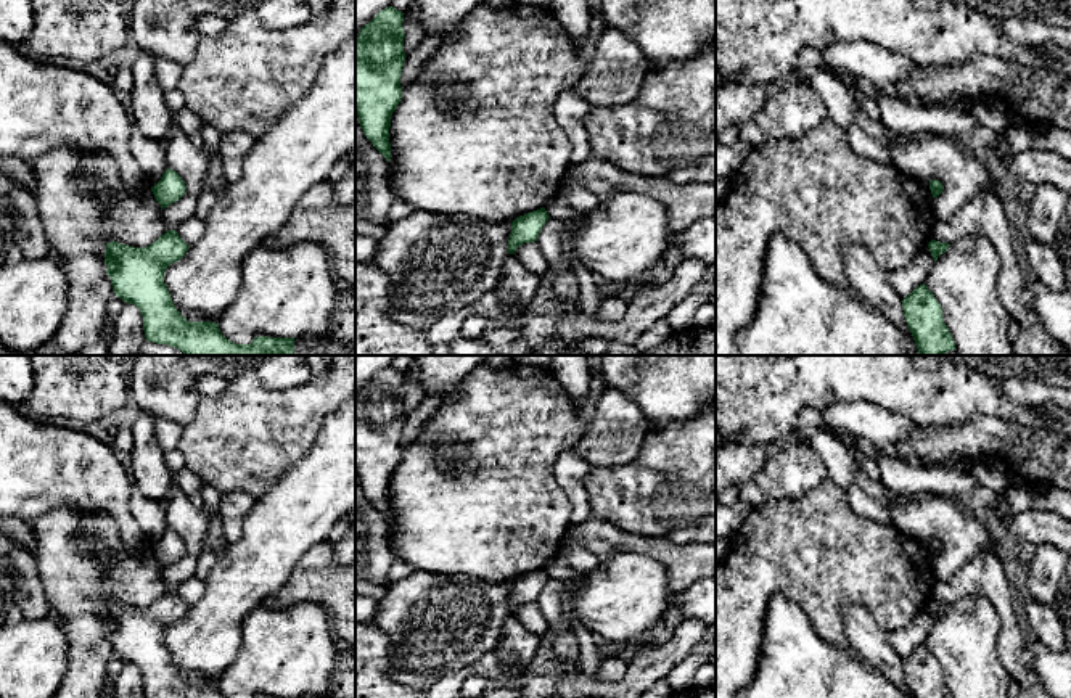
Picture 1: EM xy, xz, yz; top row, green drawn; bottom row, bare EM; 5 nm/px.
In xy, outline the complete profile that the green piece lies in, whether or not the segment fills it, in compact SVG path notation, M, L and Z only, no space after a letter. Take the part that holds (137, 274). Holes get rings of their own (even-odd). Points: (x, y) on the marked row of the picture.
M167 230L146 248L133 248L117 241L106 243L105 264L114 294L140 309L146 341L177 347L185 355L355 355L355 310L339 306L331 317L331 328L325 335L298 338L257 336L251 344L235 344L227 339L215 322L188 322L175 309L164 283L166 269L180 261L188 244L175 230Z

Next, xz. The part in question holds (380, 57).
M381 10L355 39L355 113L365 137L391 159L391 116L402 98L404 13Z

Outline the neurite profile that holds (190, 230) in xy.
M191 216L190 219L180 222L174 230L188 246L191 246L204 235L206 225L203 219Z

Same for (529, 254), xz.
M537 241L518 246L515 256L529 272L542 278L550 272L547 259Z

